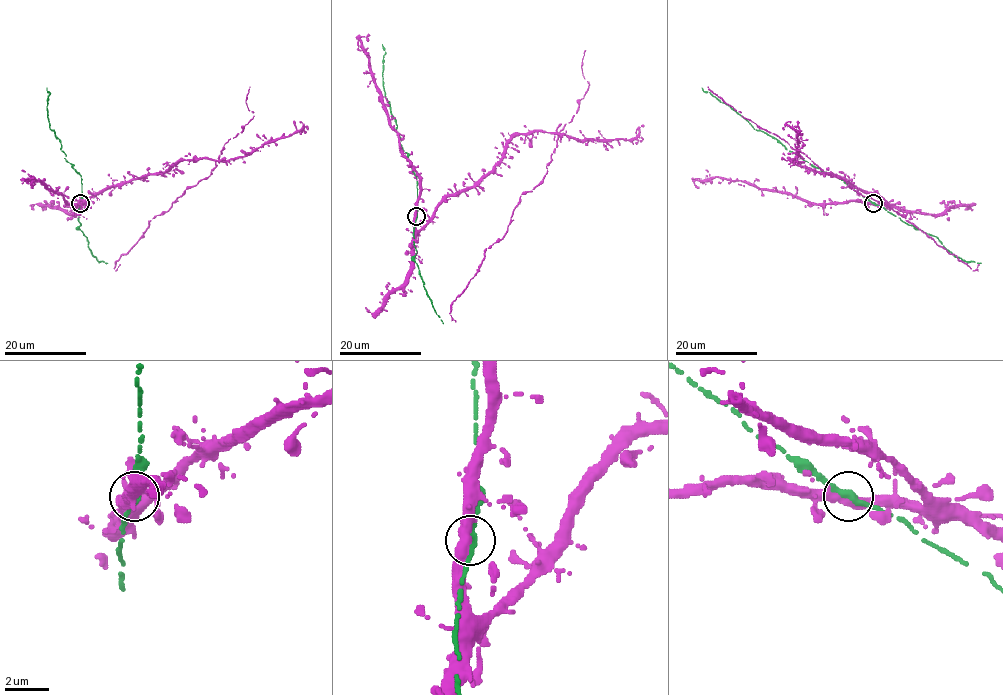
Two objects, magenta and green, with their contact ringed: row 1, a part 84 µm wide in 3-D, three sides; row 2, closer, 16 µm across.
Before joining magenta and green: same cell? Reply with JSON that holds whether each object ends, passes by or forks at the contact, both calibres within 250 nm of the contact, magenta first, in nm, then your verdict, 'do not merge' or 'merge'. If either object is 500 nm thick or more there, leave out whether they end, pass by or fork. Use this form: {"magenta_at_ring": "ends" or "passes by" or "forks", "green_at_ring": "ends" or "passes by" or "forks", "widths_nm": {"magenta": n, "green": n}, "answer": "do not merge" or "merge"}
{"magenta_at_ring": "passes by", "green_at_ring": "passes by", "widths_nm": {"magenta": 420, "green": 280}, "answer": "merge"}

